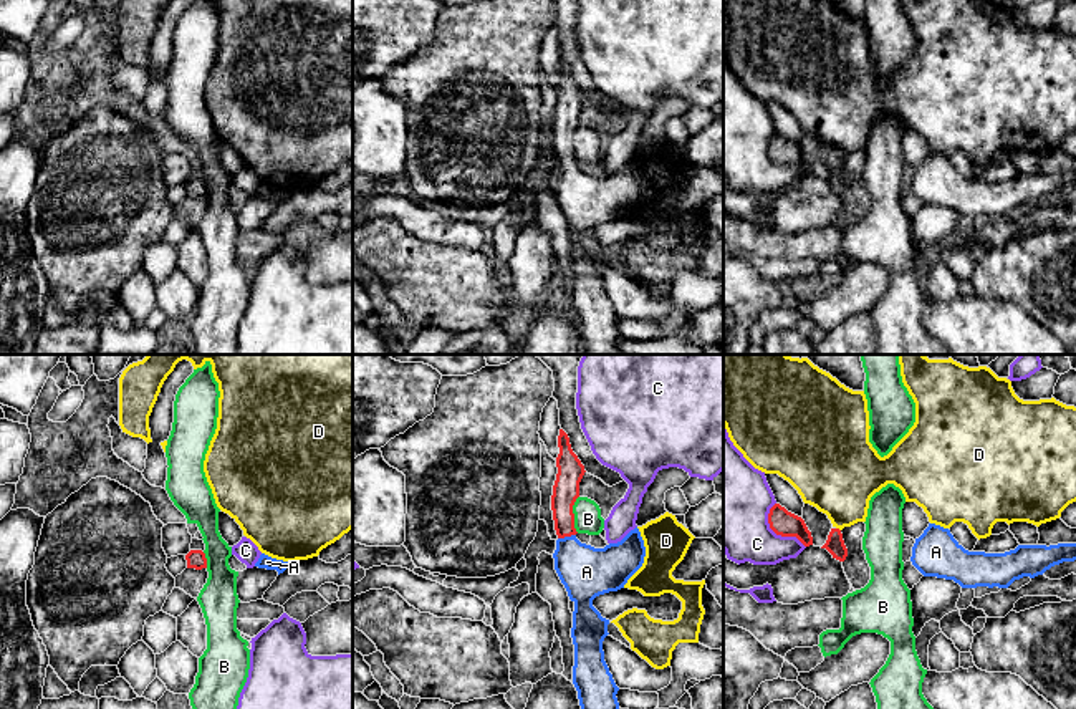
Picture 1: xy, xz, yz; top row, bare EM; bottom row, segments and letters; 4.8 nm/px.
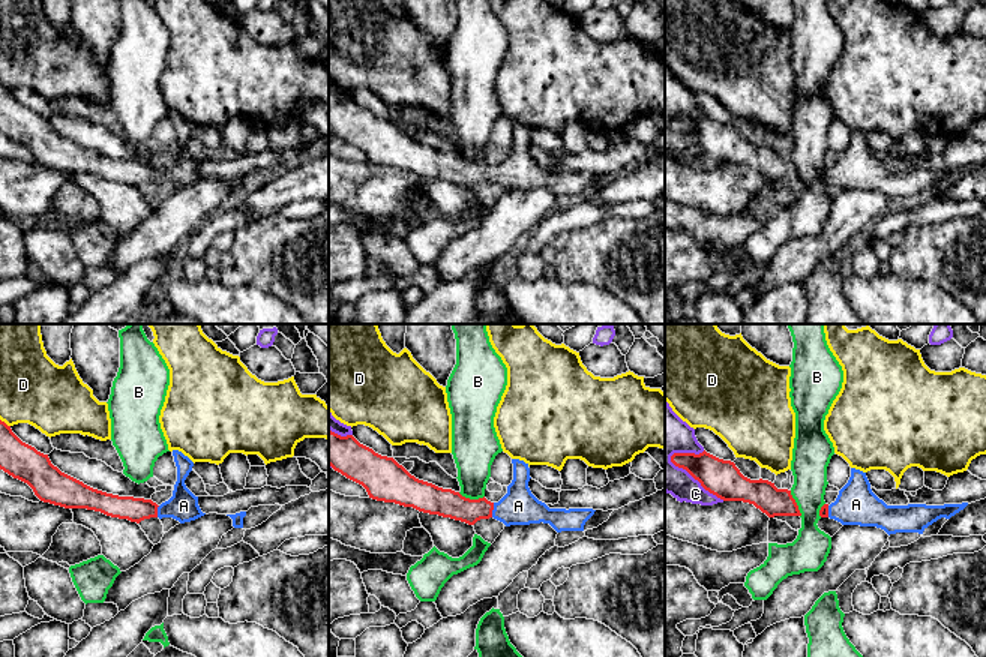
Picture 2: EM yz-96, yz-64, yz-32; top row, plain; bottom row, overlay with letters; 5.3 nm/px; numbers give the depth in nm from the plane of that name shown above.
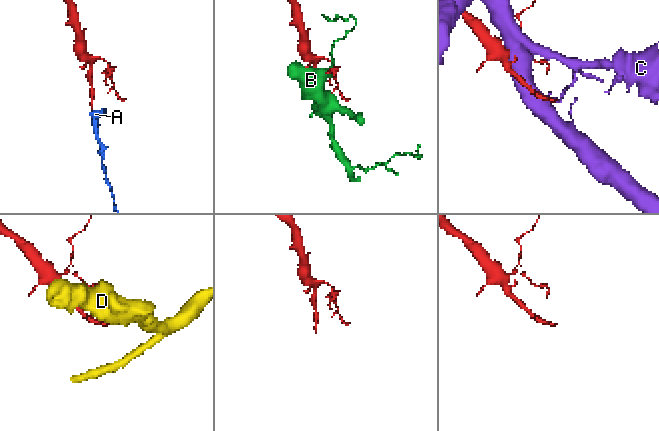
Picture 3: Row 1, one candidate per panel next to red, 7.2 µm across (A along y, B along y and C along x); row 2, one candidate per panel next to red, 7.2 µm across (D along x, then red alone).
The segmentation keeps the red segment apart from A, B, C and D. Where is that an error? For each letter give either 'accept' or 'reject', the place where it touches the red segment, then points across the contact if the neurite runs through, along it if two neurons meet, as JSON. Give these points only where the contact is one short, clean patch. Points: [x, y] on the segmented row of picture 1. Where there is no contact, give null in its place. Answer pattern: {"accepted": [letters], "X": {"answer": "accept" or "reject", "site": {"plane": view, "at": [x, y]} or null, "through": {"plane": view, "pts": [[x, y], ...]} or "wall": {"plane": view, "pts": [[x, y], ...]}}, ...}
{"accepted": ["A"], "A": {"answer": "accept", "site": {"plane": "xz", "at": [566, 535]}, "through": {"plane": "xz", "pts": [[566, 486], [566, 535], [570, 555], [586, 572]]}}, "B": {"answer": "reject", "site": {"plane": "xz", "at": [573, 514]}}, "C": {"answer": "reject", "site": {"plane": "yz", "at": [775, 532]}}, "D": {"answer": "reject", "site": {"plane": "yz", "at": [838, 529]}}}

